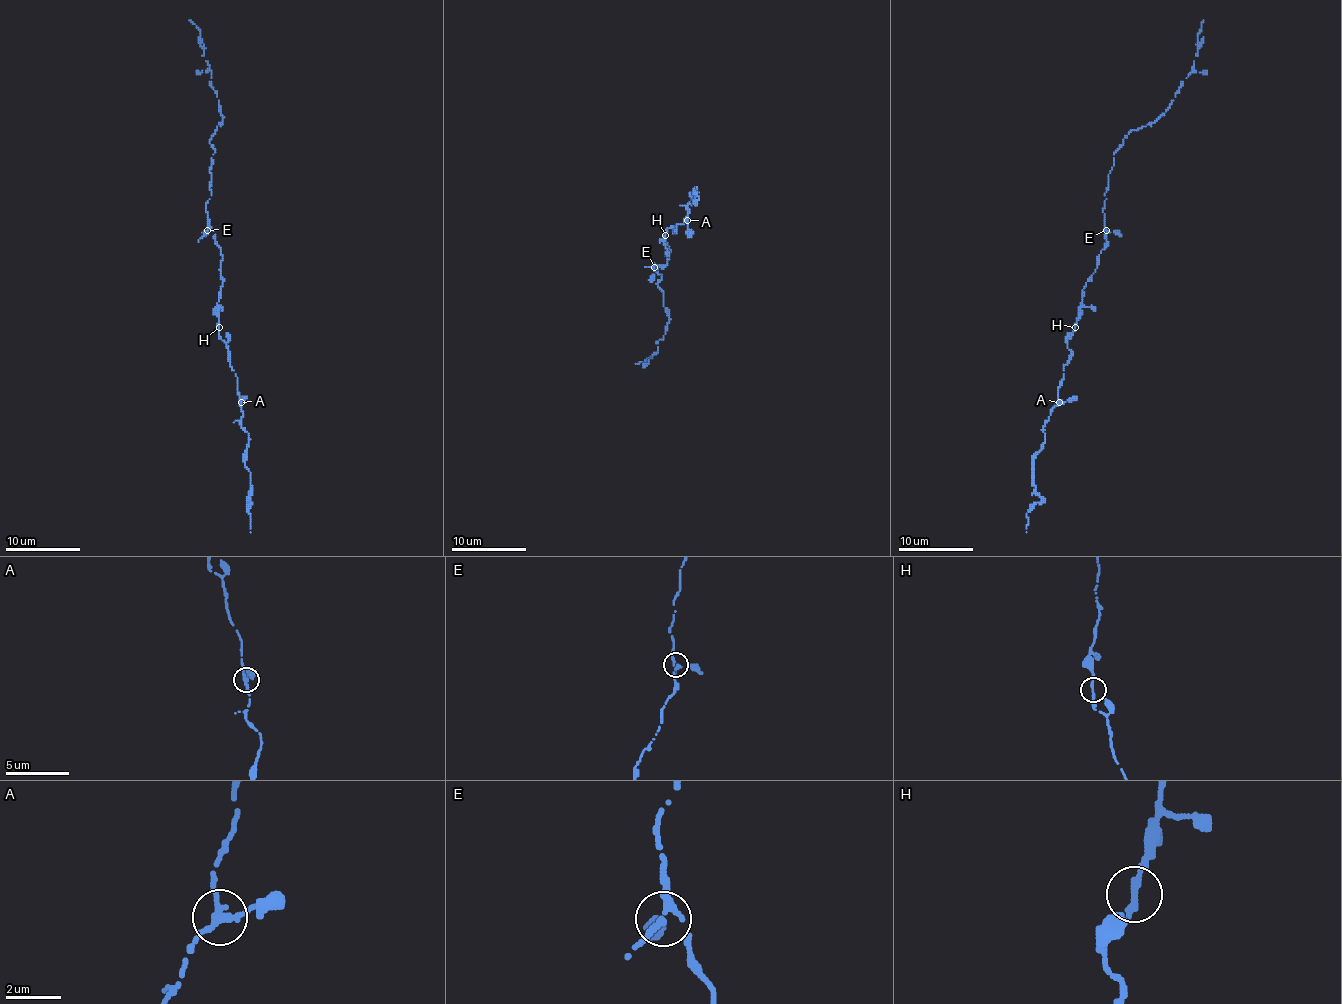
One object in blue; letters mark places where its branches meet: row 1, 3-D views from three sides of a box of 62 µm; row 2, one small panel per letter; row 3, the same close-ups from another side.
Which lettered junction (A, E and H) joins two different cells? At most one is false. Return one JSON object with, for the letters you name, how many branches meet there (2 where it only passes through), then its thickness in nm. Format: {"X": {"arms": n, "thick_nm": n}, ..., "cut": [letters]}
{"cut": []}

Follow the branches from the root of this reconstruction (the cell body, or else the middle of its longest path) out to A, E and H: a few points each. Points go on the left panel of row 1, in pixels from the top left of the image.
A: (221, 264), (222, 286), (217, 303), (219, 337), (226, 344), (241, 402)
E: (221, 264), (222, 255), (215, 234), (211, 229), (207, 230)
H: (221, 264), (222, 286), (217, 303), (219, 327)

